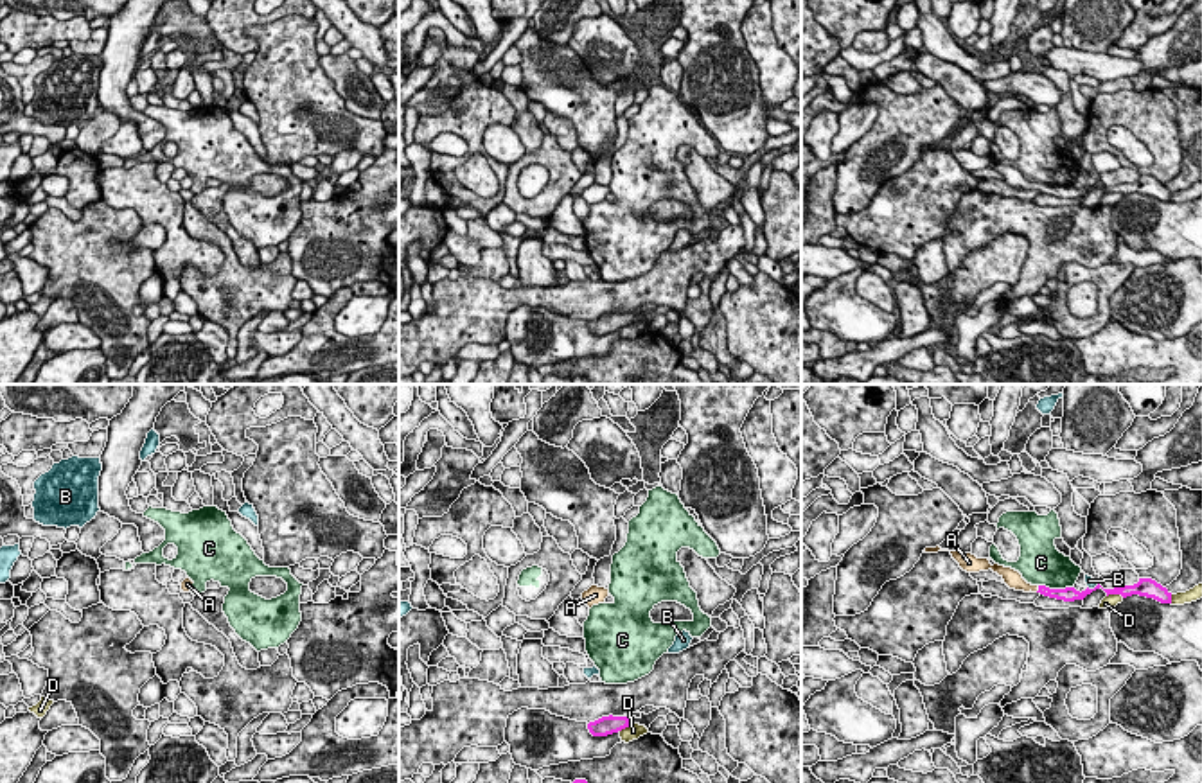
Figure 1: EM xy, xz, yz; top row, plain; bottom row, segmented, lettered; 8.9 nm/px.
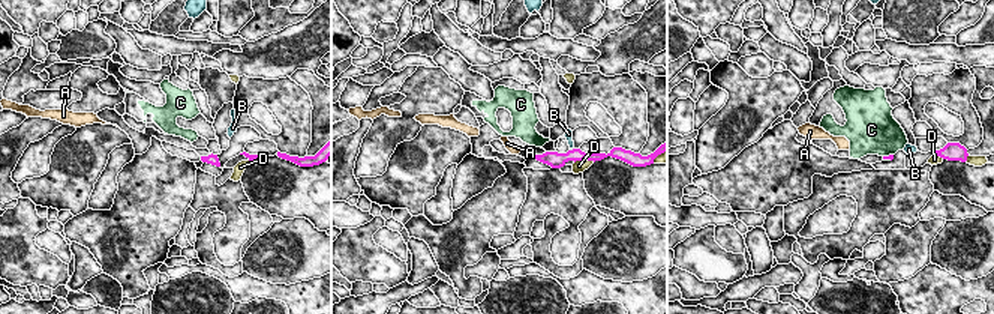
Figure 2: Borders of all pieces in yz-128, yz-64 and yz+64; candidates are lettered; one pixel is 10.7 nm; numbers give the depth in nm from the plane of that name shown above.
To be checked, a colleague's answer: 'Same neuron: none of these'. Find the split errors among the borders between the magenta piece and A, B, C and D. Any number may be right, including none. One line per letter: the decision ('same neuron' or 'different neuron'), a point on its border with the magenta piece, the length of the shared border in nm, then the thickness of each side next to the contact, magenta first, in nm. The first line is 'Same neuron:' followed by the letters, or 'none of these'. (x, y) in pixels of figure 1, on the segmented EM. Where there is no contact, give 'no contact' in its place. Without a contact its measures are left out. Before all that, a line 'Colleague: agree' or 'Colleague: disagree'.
Colleague: disagree
Same neuron: A
A: same neuron; meets magenta in yz at (1039, 589); contact 70 nm long; 120 nm thick on the magenta side, 160 nm on the other
B: different neuron; meets magenta in yz at (1095, 588); contact 120 nm long; 130 nm thick on the magenta side, 90 nm on the other
C: different neuron; meets magenta in yz at (1057, 589); contact 320 nm long; 130 nm thick on the magenta side, 360 nm on the other
D: different neuron; meets magenta in yz at (1116, 593); contact 160 nm long; 160 nm thick on the magenta side, 120 nm on the other

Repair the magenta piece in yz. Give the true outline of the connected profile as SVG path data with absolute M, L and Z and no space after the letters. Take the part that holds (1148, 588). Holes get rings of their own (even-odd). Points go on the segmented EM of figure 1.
M1139 578L1139 582L1134 585L1123 585L1123 587L1103 589L1103 591L1107 593L1107 596L1121 594L1123 598L1127 598L1132 594L1139 594L1139 596L1153 598L1161 603L1171 603L1171 593L1152 578Z

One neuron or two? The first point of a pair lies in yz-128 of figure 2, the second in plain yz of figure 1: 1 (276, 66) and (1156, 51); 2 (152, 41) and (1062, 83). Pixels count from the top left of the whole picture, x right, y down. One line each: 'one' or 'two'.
1: one
2: two

